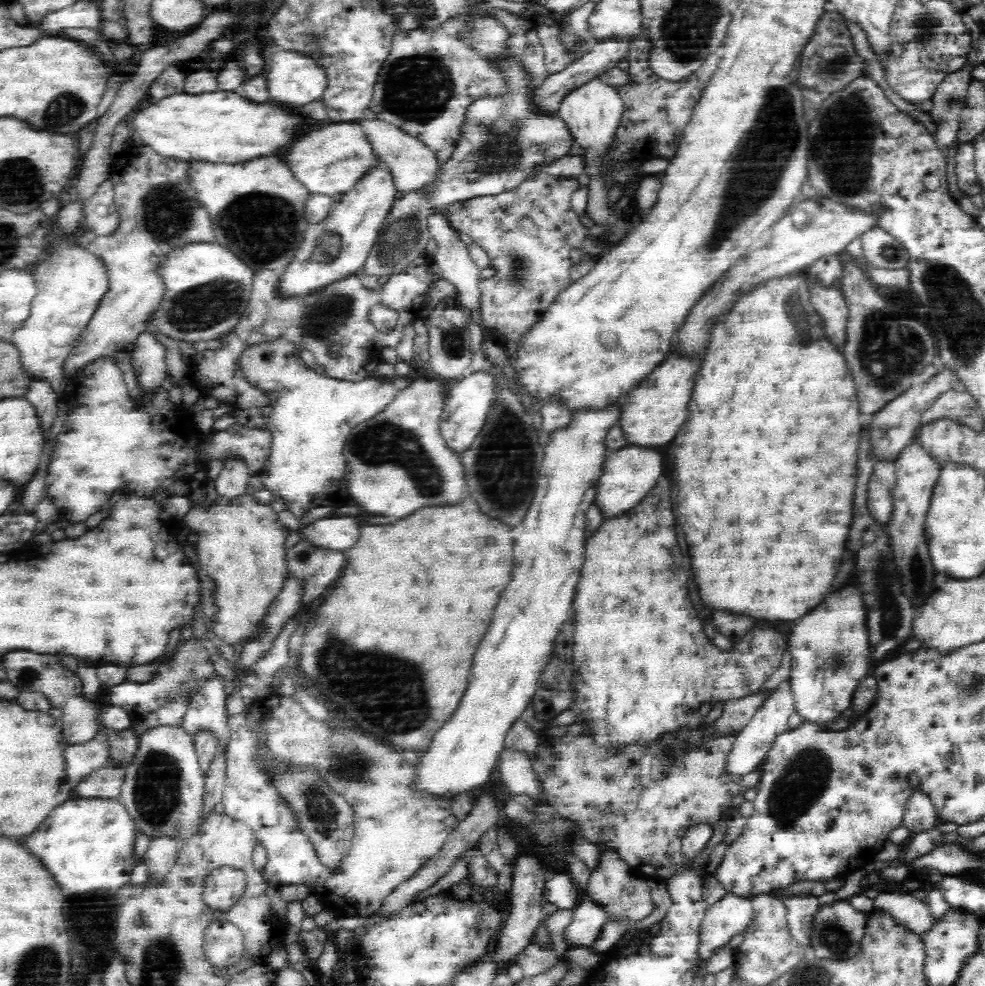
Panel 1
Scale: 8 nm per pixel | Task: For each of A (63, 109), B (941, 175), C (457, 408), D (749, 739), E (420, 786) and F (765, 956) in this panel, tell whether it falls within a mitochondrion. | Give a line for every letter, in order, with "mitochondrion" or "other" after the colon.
A: mitochondrion
B: other
C: other
D: other
E: other
F: other

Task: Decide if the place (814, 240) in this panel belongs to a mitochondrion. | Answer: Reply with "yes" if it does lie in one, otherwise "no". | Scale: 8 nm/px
no

